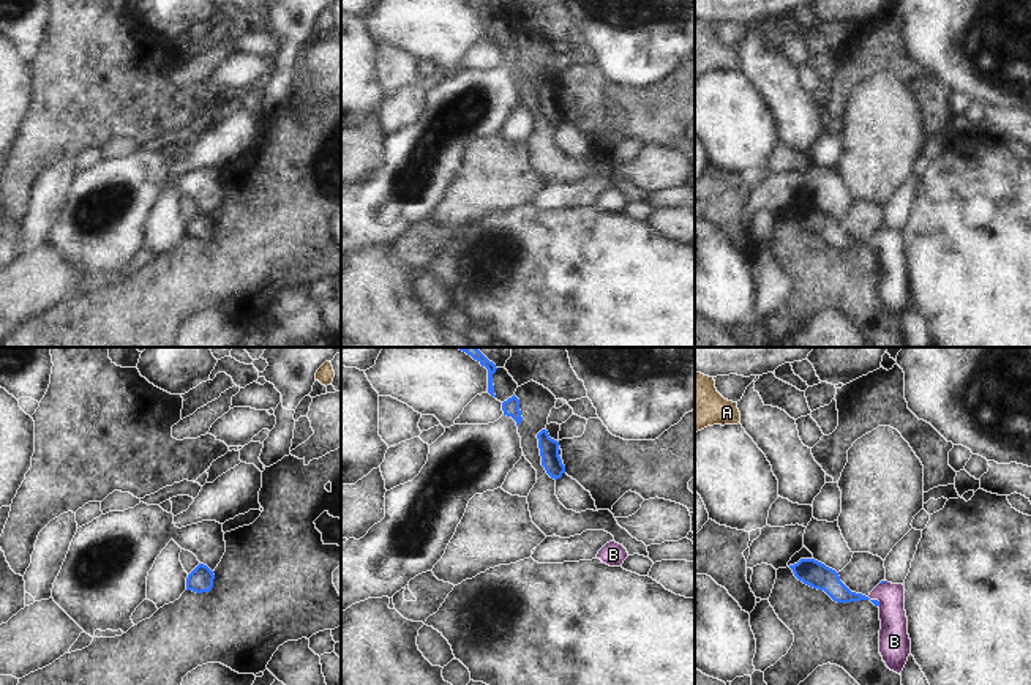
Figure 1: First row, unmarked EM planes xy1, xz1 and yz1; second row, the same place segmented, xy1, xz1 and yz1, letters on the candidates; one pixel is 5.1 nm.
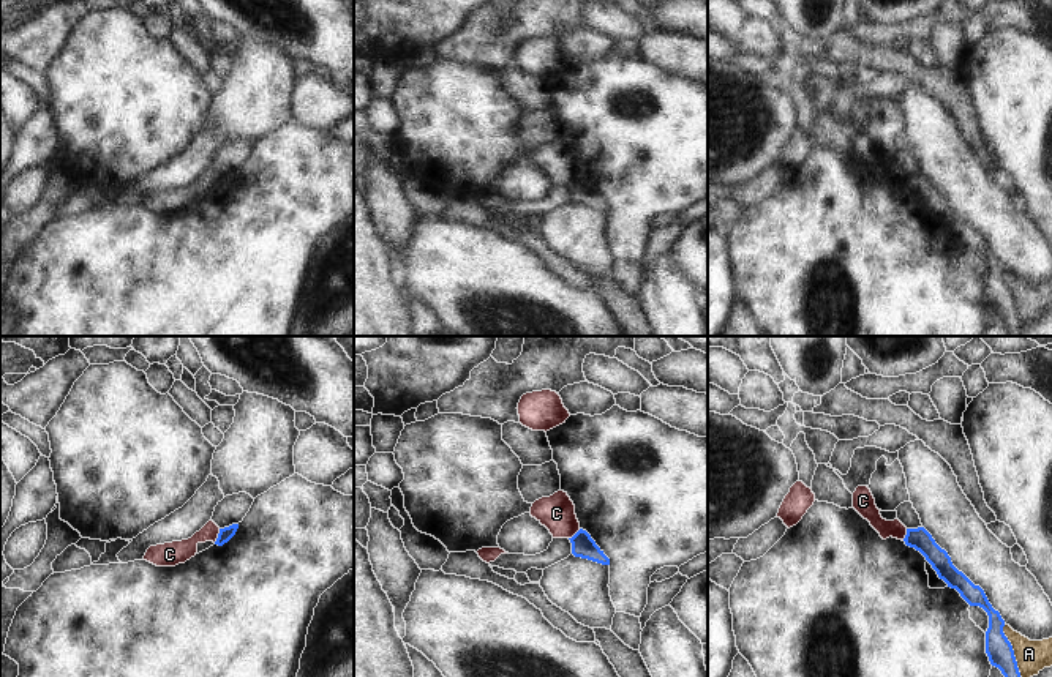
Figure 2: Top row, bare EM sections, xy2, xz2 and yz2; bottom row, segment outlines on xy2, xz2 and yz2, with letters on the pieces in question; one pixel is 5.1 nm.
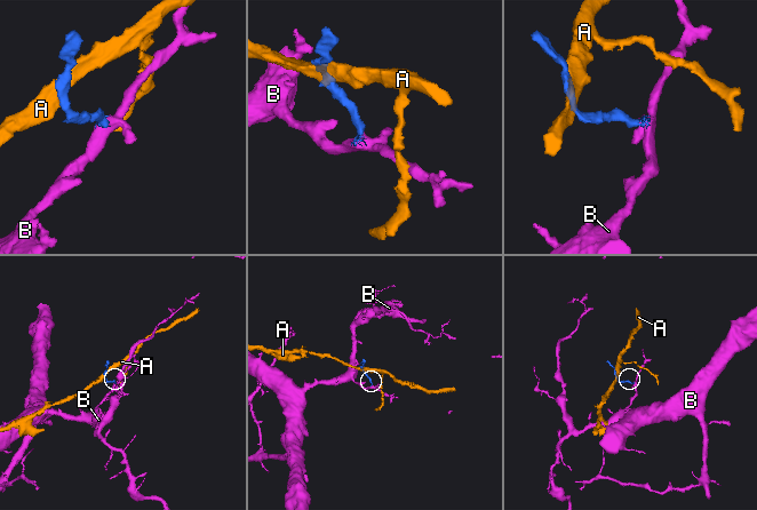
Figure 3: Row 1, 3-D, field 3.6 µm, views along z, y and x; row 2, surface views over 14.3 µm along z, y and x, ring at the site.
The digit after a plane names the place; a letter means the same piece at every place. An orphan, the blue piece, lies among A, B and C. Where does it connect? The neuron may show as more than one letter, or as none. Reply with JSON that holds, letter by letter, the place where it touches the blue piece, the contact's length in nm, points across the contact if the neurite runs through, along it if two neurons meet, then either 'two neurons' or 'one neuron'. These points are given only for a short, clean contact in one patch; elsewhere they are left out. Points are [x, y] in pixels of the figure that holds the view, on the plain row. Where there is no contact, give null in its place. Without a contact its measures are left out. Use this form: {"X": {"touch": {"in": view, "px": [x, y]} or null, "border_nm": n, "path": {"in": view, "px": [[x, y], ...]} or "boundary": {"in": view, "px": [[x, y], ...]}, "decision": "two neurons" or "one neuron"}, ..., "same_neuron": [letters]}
{"A": {"touch": {"in": "yz2", "px": [1013, 299]}, "border_nm": 320, "decision": "two neurons"}, "B": {"touch": {"in": "yz1", "px": [875, 247]}, "border_nm": 80, "path": {"in": "yz1", "px": [[829, 229], [848, 243], [875, 247], [892, 261], [894, 288]]}, "decision": "one neuron"}, "C": {"touch": {"in": "xy2", "px": [218, 182]}, "border_nm": 80, "boundary": {"in": "xy2", "px": [[220, 175], [214, 188]]}, "decision": "two neurons"}, "same_neuron": ["B"]}

